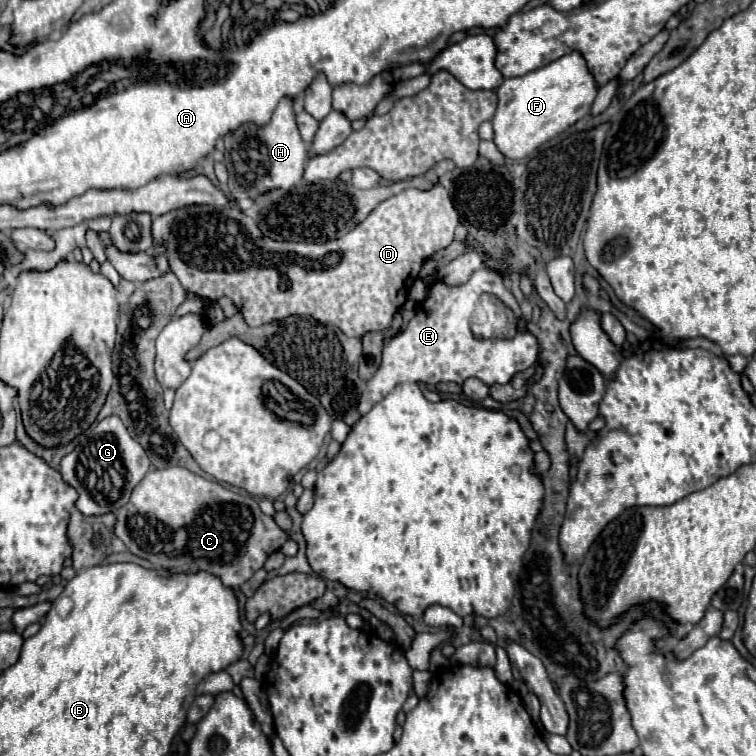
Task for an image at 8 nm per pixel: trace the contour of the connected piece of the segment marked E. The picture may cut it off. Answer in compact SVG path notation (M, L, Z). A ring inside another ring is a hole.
M485 267L473 273L471 279L461 287L447 287L443 281L429 285L427 299L417 305L417 313L409 321L409 325L389 343L385 343L383 363L379 371L373 375L373 379L367 383L365 393L361 395L359 413L361 415L369 413L371 407L377 405L381 399L385 399L385 395L389 395L389 391L399 383L437 385L441 381L463 383L469 377L477 377L491 387L495 383L509 383L515 373L521 373L536 363L539 343L529 331L527 333L517 331L513 339L473 337L471 319L483 293L497 295L507 307L515 311L517 317L521 317L521 309L515 297L505 287L503 279L495 271L489 271Z

